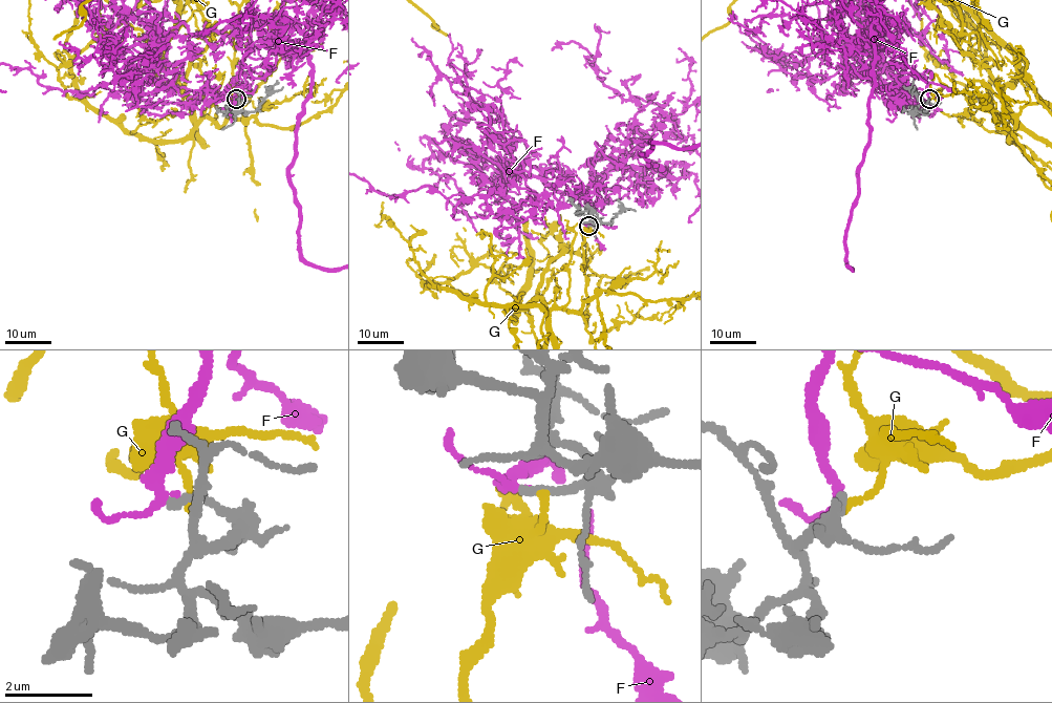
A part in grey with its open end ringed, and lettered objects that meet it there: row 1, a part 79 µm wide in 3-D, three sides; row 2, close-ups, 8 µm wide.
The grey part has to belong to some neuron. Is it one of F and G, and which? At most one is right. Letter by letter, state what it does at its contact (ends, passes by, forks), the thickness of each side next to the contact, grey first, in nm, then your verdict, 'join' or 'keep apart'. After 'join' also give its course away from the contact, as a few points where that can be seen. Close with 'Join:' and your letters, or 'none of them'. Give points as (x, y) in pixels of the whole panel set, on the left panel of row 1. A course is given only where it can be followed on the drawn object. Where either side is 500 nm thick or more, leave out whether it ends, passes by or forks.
F: it passes by; 190 nm thick on the grey side, 170 nm on the other; join; it runs (237, 99), (253, 48), (240, 22), (290, 22), (313, 69), (290, 186), (300, 253), (320, 267)
G: it ends there; 200 nm thick on the grey side, 160 nm on the other; keep apart
Join: F

